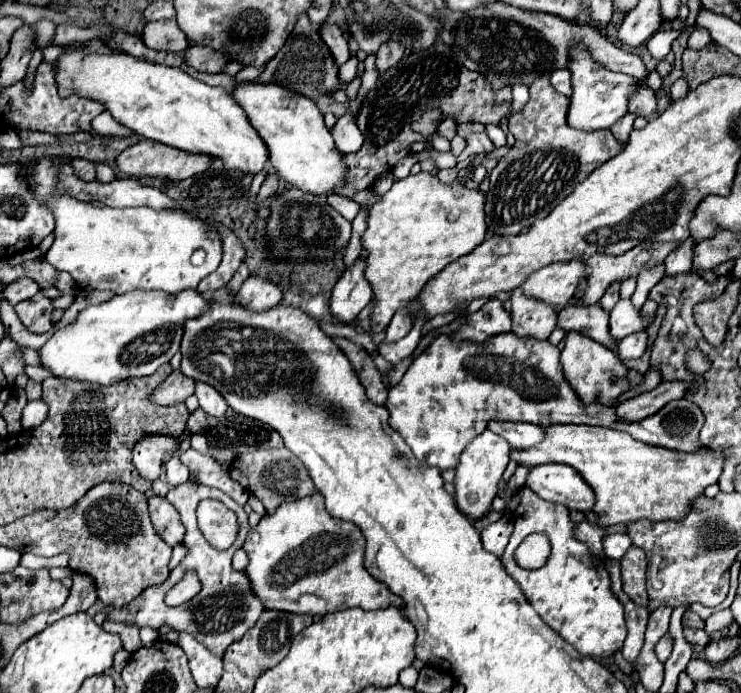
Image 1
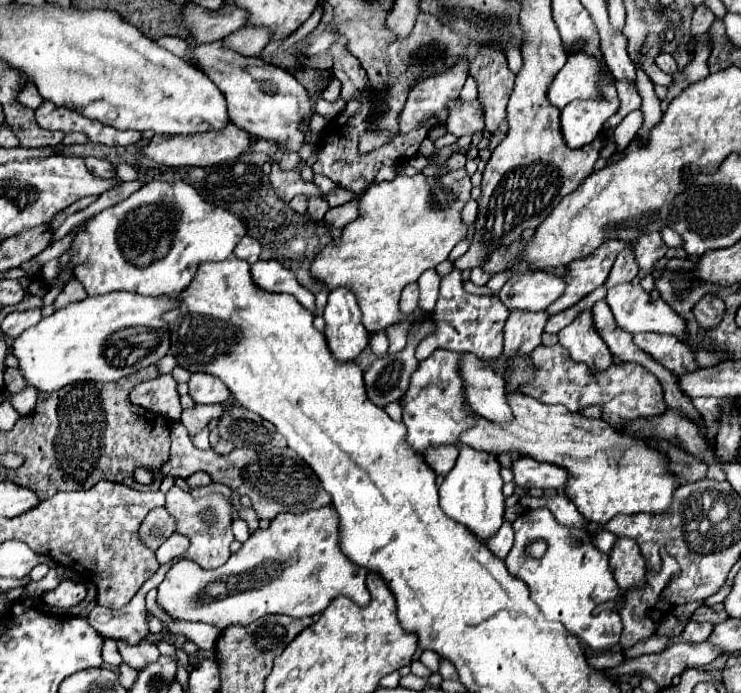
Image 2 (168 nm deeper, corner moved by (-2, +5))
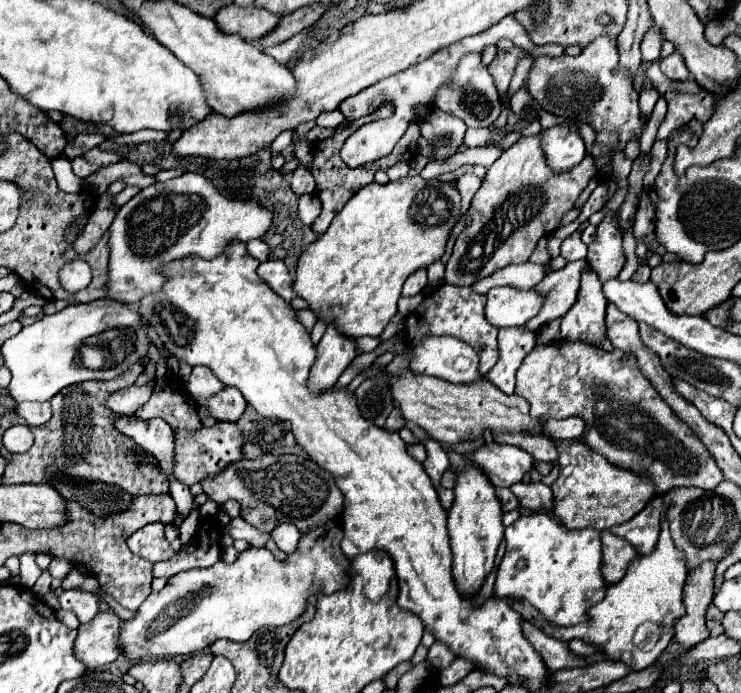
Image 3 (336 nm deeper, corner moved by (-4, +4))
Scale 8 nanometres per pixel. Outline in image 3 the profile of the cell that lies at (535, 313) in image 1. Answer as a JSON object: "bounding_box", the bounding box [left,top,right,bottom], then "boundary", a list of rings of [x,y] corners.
{"bounding_box":[486,327,536,395],"boundary":[[[522,327],[500,329],[498,333],[500,357],[496,365],[486,373],[486,379],[506,395],[512,395],[516,383],[516,371],[522,365],[524,357],[534,347],[536,347],[536,337],[532,331],[524,331]]]}

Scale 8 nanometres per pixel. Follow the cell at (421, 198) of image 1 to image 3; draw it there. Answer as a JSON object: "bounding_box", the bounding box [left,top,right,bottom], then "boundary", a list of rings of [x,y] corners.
{"bounding_box":[294,175,460,339],"boundary":[[[420,175],[418,177],[404,177],[404,179],[398,179],[398,181],[390,181],[386,185],[378,185],[378,183],[370,183],[368,187],[362,187],[354,197],[352,201],[348,201],[348,205],[334,217],[334,221],[330,223],[328,231],[324,235],[320,235],[314,243],[310,243],[306,247],[306,251],[300,255],[298,259],[298,265],[296,265],[296,279],[294,279],[294,293],[298,297],[302,297],[306,303],[308,303],[308,309],[316,315],[316,319],[322,319],[326,325],[334,325],[344,337],[350,337],[350,339],[358,339],[362,335],[370,335],[370,337],[378,337],[384,327],[388,325],[388,321],[396,315],[398,311],[398,297],[402,293],[402,285],[406,281],[406,277],[412,273],[412,271],[418,271],[420,267],[428,267],[430,263],[434,263],[436,259],[440,259],[444,255],[444,249],[446,249],[446,241],[448,241],[448,233],[452,231],[452,227],[456,225],[456,221],[460,219],[460,193],[456,189],[456,185],[452,183],[442,183],[438,179],[422,179]]]}

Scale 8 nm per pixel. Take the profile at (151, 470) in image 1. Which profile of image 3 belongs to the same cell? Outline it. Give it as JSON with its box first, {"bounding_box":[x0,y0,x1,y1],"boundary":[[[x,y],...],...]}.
{"bounding_box":[202,455,344,533],"boundary":[[[260,455],[256,459],[242,459],[240,463],[232,463],[224,475],[204,479],[202,487],[212,501],[236,499],[242,507],[240,517],[266,533],[272,533],[272,529],[282,523],[296,525],[300,533],[310,531],[312,527],[336,519],[342,513],[344,503],[332,475],[298,455]]]}

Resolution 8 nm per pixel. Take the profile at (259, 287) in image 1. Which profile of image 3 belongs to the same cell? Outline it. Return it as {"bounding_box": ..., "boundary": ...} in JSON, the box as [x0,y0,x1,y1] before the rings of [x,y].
{"bounding_box":[258,261,296,301],"boundary":[[[264,261],[258,267],[258,275],[272,287],[274,293],[278,293],[284,301],[292,301],[296,297],[296,293],[292,291],[292,275],[286,269],[286,265],[282,261]]]}

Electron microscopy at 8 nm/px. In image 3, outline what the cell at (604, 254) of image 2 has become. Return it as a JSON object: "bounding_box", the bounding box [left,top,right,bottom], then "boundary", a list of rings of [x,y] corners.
{"bounding_box":[524,259,586,331],"boundary":[[[586,259],[566,263],[564,269],[560,271],[550,271],[534,289],[538,295],[544,297],[542,309],[530,319],[524,329],[528,331],[538,331],[540,325],[546,325],[558,317],[562,317],[572,303],[576,301],[576,291],[580,287],[580,275],[582,269],[586,267]]]}

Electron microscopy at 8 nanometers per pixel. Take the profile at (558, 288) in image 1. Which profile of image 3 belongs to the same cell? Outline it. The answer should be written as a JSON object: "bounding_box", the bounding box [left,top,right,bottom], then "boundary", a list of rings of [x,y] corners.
{"bounding_box":[484,287,542,329],"boundary":[[[494,287],[486,293],[486,297],[484,315],[488,323],[498,329],[522,327],[542,307],[542,297],[536,295],[534,289],[520,291],[514,287]]]}

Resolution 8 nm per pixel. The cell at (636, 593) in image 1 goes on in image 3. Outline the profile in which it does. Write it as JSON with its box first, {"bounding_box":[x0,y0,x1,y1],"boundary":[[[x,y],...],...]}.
{"bounding_box":[600,531,636,583],"boundary":[[[600,531],[602,537],[602,577],[606,583],[616,583],[624,577],[628,563],[636,557],[636,549],[612,535],[610,531]]]}

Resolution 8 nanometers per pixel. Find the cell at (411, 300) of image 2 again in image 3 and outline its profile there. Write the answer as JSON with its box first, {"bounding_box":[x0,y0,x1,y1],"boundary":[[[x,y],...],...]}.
{"bounding_box":[402,269,426,297],"boundary":[[[418,269],[418,271],[414,271],[408,279],[406,279],[406,283],[404,283],[404,289],[402,289],[402,295],[406,295],[406,297],[410,297],[410,295],[416,295],[416,293],[420,293],[424,287],[426,287],[426,269]]]}

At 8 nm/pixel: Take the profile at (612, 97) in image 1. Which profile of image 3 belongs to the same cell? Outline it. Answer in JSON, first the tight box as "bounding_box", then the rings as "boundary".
{"bounding_box":[542,125,586,173],"boundary":[[[572,125],[546,129],[542,135],[542,151],[546,155],[548,167],[556,173],[566,173],[574,169],[580,159],[586,157],[584,141]]]}

